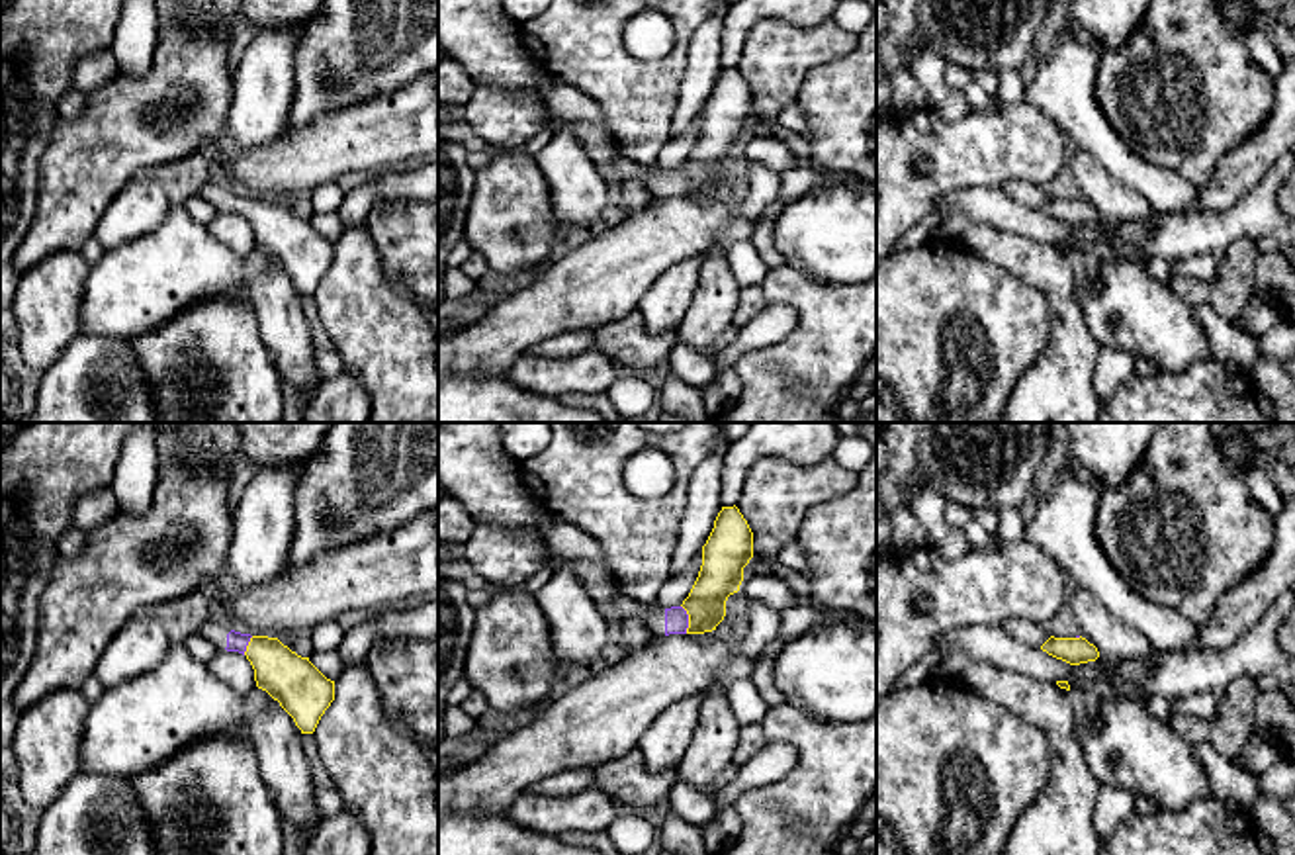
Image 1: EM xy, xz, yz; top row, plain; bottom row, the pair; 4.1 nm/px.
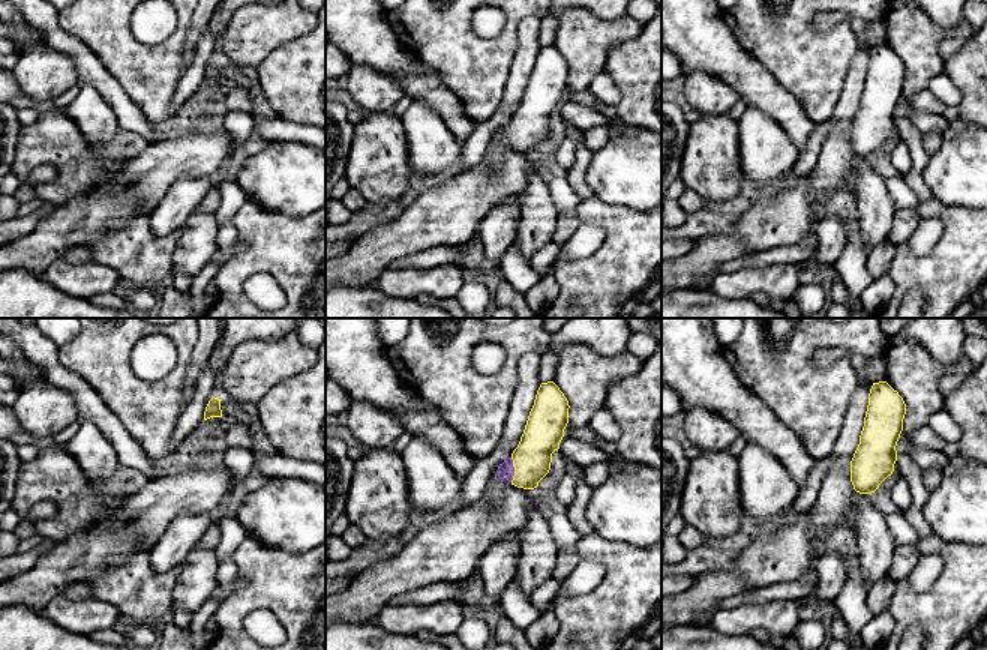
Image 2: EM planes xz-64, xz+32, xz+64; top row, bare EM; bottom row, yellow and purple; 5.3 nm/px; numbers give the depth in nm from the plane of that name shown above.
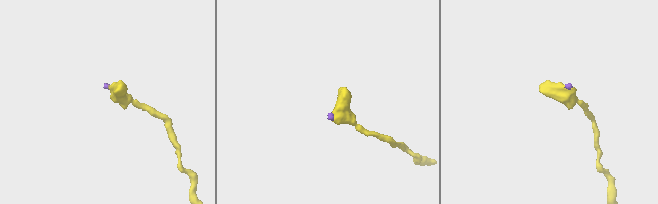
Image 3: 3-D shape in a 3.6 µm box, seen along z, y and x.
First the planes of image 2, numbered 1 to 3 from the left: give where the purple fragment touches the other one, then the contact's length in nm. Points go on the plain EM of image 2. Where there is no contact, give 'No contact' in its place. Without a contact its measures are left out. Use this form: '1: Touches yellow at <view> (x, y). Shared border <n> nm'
1: No contact
2: Touches yellow at xz+32 (515, 134). Shared border 130 nm
3: No contact

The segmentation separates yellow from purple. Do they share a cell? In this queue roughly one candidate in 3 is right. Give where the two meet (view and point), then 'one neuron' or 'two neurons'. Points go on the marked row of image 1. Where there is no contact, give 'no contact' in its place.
xz (689, 619) | one neuron

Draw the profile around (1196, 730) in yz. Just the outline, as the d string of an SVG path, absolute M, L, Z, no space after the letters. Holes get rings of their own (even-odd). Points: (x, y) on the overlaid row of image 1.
M1174 712L1170 724L1191 745L1201 745L1209 742L1209 722L1201 718Z

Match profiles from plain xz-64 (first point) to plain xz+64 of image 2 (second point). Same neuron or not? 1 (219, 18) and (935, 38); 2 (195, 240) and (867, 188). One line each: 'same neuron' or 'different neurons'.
1: different neurons
2: same neuron

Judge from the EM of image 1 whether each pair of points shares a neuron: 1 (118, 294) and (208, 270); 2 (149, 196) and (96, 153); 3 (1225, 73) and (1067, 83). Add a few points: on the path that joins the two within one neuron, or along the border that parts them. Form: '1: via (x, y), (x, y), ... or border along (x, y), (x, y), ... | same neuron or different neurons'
1: via (139, 284), (167, 270), (186, 270) | same neuron
2: border along (143, 171), (122, 188), (102, 218) | different neurons
3: border along (1094, 47), (1098, 53), (1096, 100), (1112, 124) | different neurons

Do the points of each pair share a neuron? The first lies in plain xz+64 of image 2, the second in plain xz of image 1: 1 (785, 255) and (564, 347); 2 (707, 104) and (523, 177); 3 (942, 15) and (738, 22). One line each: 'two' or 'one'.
1: one
2: two
3: one

